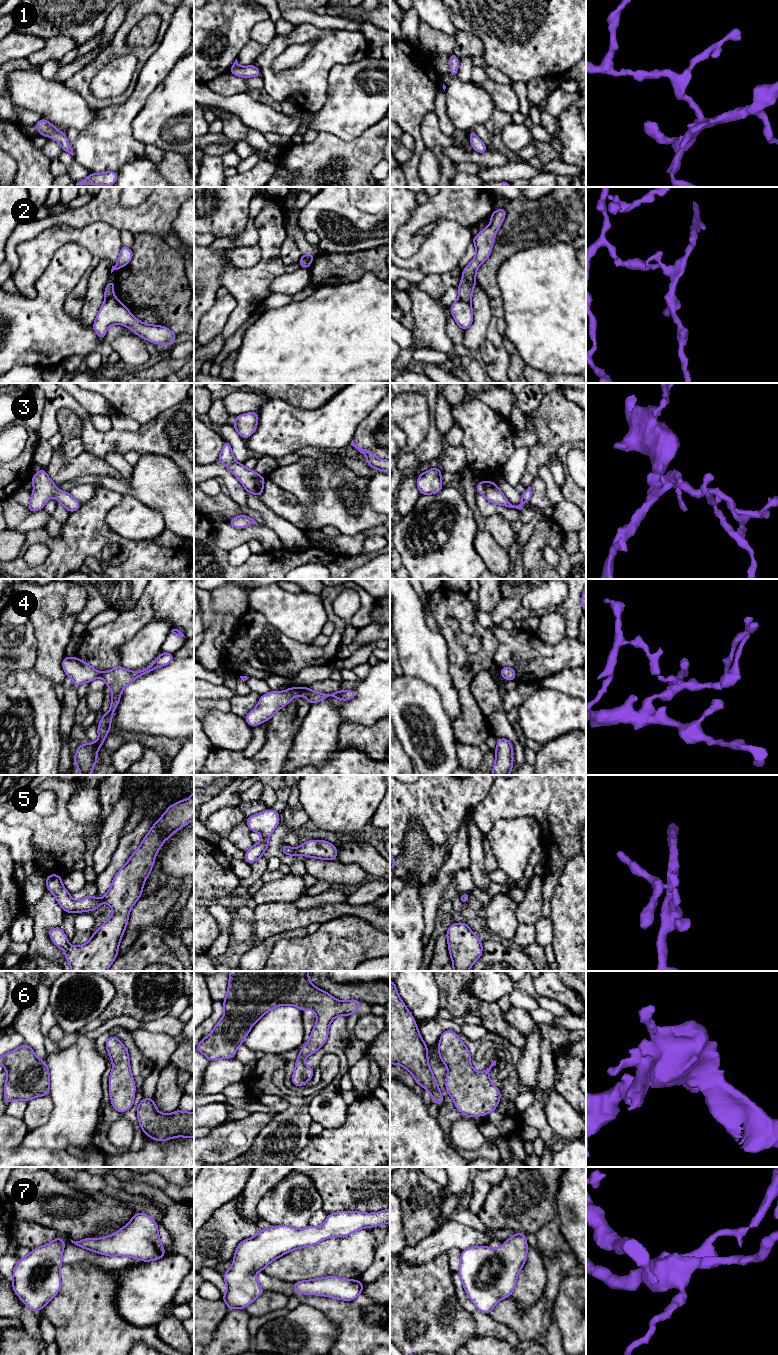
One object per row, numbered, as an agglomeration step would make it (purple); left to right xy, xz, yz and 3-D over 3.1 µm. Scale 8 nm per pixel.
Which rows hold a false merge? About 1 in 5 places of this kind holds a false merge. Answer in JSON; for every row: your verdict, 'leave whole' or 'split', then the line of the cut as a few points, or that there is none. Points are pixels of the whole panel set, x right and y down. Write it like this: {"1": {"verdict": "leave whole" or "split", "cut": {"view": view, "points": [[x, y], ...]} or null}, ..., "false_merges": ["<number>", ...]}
{"1": {"verdict": "leave whole", "cut": null}, "2": {"verdict": "split", "cut": {"view": "yz", "points": [[458, 298], [469, 302]]}}, "3": {"verdict": "leave whole", "cut": null}, "4": {"verdict": "leave whole", "cut": null}, "5": {"verdict": "leave whole", "cut": null}, "6": {"verdict": "leave whole", "cut": null}, "7": {"verdict": "leave whole", "cut": null}, "false_merges": ["2"]}

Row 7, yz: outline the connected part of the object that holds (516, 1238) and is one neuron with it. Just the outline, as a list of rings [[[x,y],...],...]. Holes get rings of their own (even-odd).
[[[516,1233],[497,1249],[481,1245],[461,1251],[460,1279],[478,1311],[489,1314],[501,1299],[512,1296],[527,1249],[526,1234]]]

